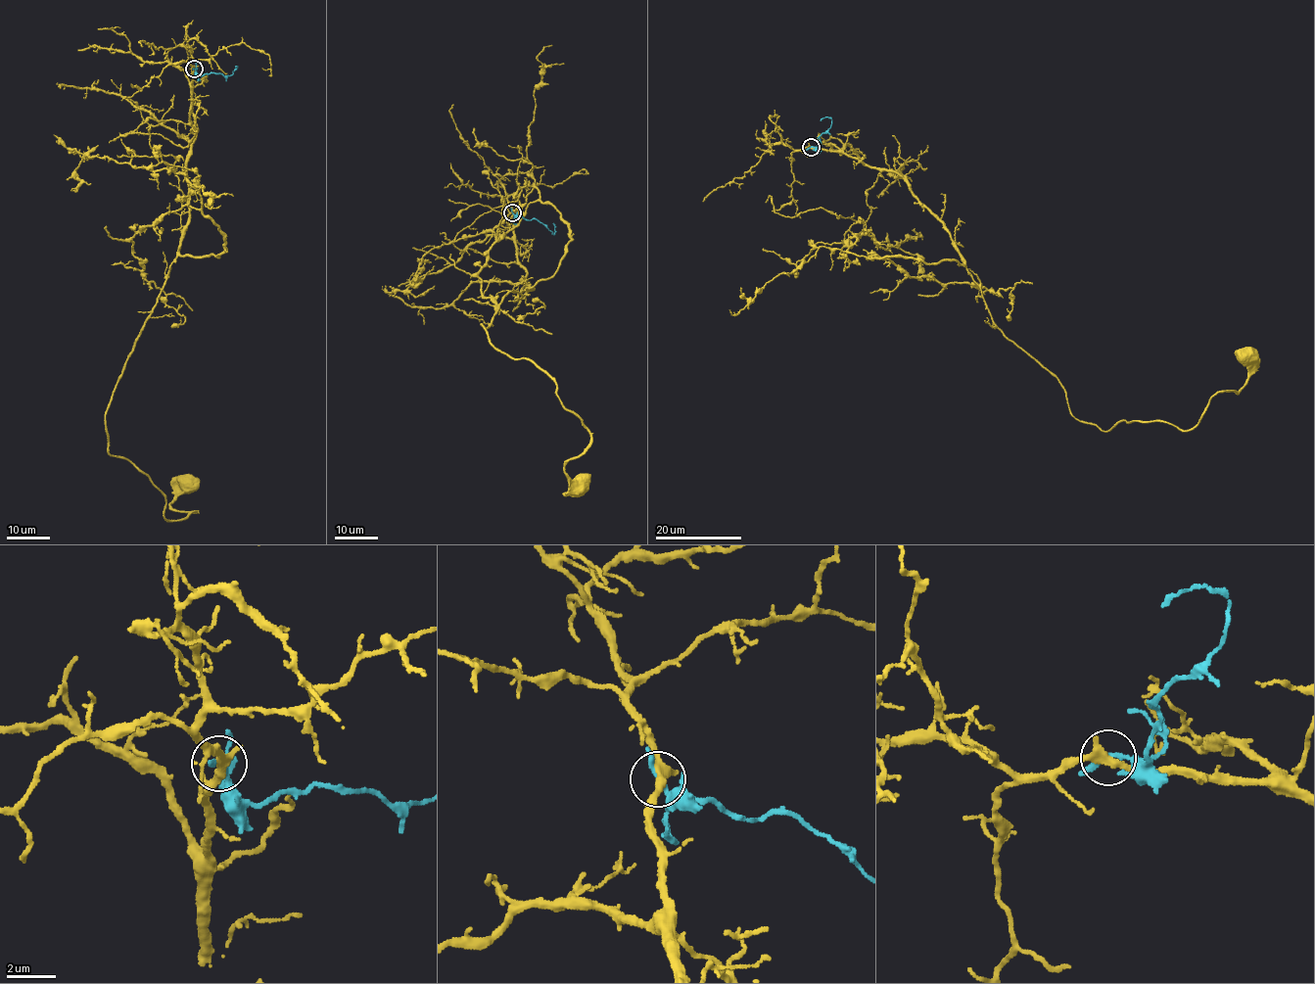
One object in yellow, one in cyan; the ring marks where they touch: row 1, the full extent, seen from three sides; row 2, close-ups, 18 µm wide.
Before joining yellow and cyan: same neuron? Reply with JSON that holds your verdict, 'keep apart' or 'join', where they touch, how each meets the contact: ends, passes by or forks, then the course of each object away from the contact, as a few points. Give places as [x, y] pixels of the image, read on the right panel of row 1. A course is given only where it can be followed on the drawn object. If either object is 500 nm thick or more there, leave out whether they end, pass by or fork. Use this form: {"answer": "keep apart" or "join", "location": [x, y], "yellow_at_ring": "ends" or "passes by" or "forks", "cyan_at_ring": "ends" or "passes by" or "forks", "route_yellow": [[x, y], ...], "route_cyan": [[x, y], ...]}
{"answer": "keep apart", "location": [811, 147], "yellow_at_ring": "passes by", "cyan_at_ring": "passes by", "route_yellow": [[811, 147], [902, 176], [1077, 419], [1193, 428], [1217, 392], [1240, 389], [1248, 356]], "route_cyan": [[811, 147], [818, 148], [820, 135], [830, 126], [830, 117], [823, 117], [821, 120]]}

